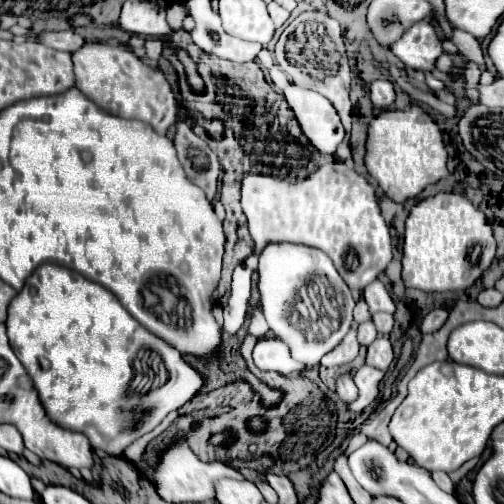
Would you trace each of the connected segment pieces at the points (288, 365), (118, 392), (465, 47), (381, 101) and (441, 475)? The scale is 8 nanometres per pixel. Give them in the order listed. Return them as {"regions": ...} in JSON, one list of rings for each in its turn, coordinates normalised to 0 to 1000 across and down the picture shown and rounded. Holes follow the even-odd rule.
{"regions":[[[[516,671],[512,675],[512,706],[508,722],[516,734],[544,734],[563,746],[587,746],[607,734],[607,722],[591,722],[591,714],[579,714],[571,683],[548,671]]],[[[83,524],[71,532],[67,548],[52,556],[52,571],[44,571],[36,587],[20,599],[12,651],[16,651],[20,690],[48,722],[52,738],[60,742],[67,770],[75,774],[79,798],[91,821],[99,825],[99,833],[123,849],[171,861],[183,889],[198,889],[218,905],[242,905],[242,893],[254,881],[262,881],[270,869],[286,865],[290,857],[306,853],[333,817],[353,813],[369,798],[377,798],[409,758],[409,750],[369,718],[361,698],[353,698],[345,687],[337,687],[333,679],[290,655],[278,639],[270,639],[218,575],[202,571],[190,560],[179,560],[175,552],[131,528]],[[282,690],[310,694],[321,706],[321,718],[337,750],[325,766],[298,774],[294,782],[266,782],[266,778],[258,782],[254,770],[266,746],[262,718],[274,694]],[[274,833],[278,845],[266,849]]],[[[893,48],[893,52],[897,52],[897,83],[909,91],[913,107],[925,119],[940,119],[952,131],[952,139],[964,139],[964,119],[960,119],[960,103],[952,95],[952,83],[940,79],[937,67],[917,63],[913,56],[905,56],[901,48]]],[[[746,159],[734,175],[734,194],[746,214],[774,214],[782,206],[782,171],[774,159]]],[[[857,937],[857,948],[861,948],[861,956],[865,956],[877,972],[901,976],[901,956],[893,952],[893,944],[889,944],[885,937]]]]}

